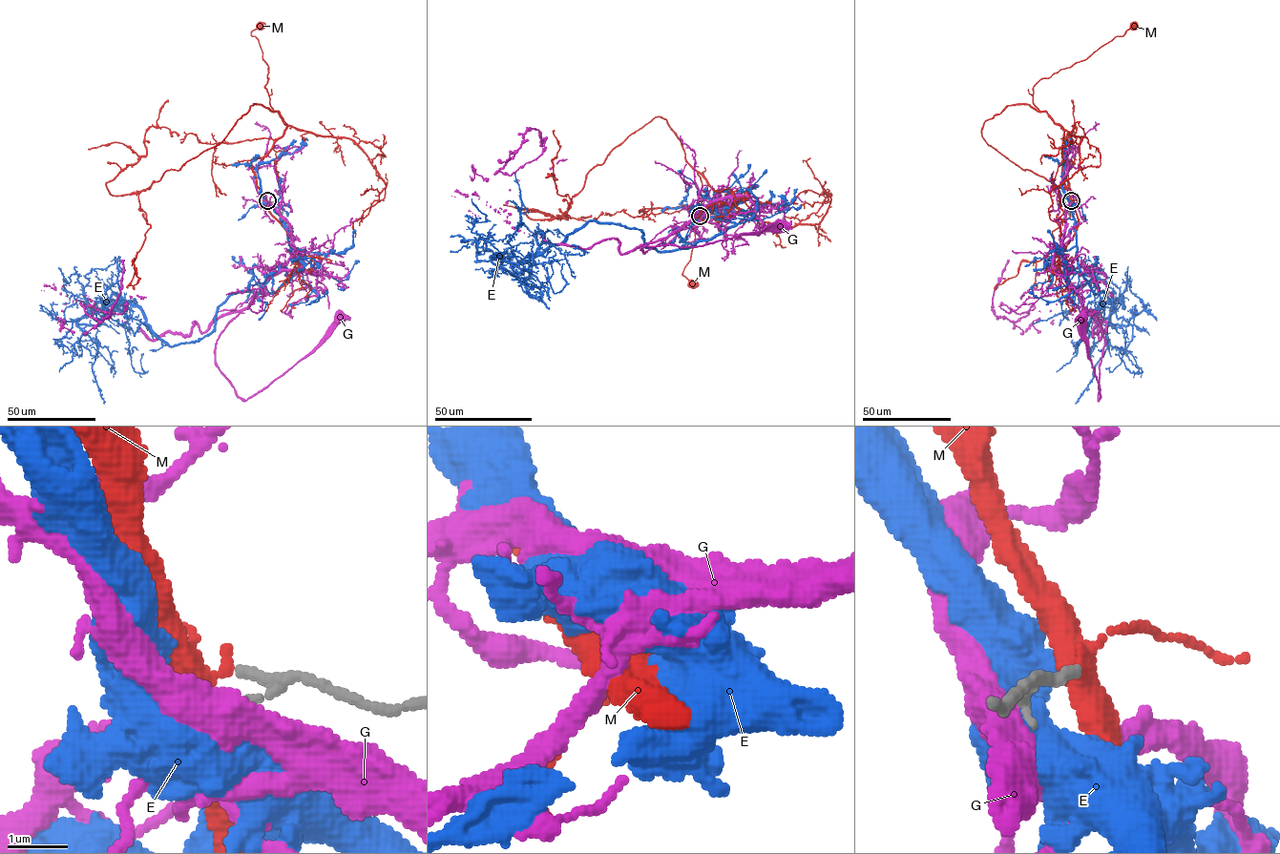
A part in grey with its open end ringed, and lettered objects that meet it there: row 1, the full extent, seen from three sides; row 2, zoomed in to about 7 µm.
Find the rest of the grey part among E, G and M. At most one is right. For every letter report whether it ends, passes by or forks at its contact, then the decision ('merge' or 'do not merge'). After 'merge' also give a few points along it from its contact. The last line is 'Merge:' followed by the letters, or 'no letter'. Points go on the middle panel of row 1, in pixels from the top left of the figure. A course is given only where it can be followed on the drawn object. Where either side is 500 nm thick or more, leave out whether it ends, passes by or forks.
E: do not merge
G: do not merge
M: it passes by | merge | via (700, 216), (682, 205), (722, 204), (702, 173), (698, 175), (702, 216), (682, 273), (691, 284)
Merge: M

